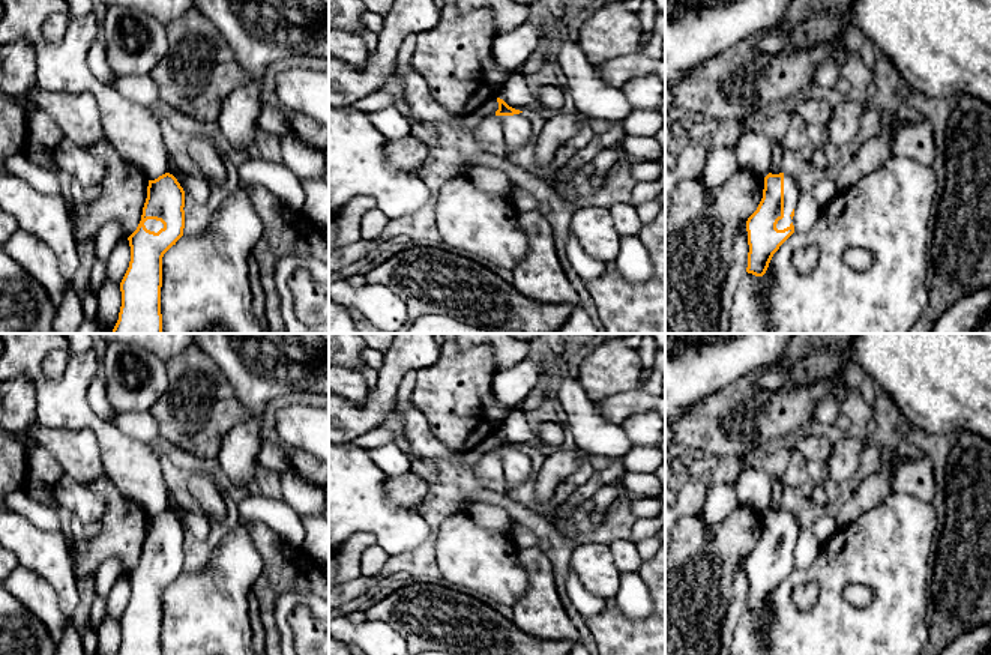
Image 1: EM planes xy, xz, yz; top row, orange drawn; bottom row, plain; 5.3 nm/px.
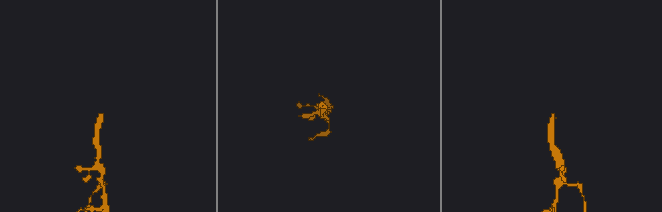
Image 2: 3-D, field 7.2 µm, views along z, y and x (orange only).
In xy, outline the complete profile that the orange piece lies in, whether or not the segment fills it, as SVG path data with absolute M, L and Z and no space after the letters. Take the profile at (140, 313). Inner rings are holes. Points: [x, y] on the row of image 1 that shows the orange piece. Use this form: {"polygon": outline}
{"polygon": "M165 173L149 180L137 230L128 237L129 267L120 282L122 306L111 334L162 334L162 257L183 236L185 191Z"}

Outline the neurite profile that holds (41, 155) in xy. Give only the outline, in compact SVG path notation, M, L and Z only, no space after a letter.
M29 146L30 161L48 165L54 159L54 150L45 146Z

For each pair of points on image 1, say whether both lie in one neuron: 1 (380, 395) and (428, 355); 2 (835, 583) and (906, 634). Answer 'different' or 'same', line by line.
1: same
2: same

